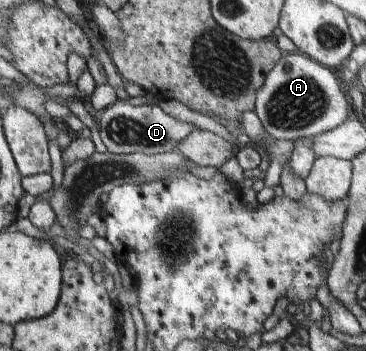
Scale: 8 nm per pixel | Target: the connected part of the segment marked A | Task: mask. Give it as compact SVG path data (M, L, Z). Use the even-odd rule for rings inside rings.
M299 51L284 53L283 59L266 74L262 87L255 92L252 111L271 138L292 142L333 130L349 115L347 99L341 93L335 75Z

